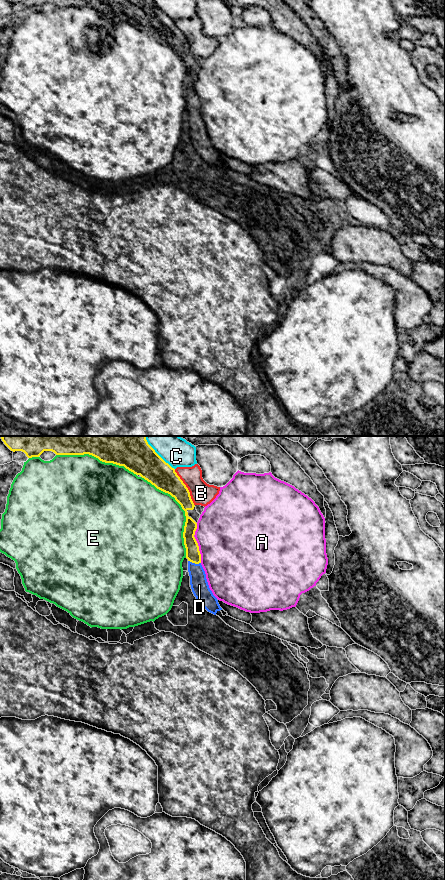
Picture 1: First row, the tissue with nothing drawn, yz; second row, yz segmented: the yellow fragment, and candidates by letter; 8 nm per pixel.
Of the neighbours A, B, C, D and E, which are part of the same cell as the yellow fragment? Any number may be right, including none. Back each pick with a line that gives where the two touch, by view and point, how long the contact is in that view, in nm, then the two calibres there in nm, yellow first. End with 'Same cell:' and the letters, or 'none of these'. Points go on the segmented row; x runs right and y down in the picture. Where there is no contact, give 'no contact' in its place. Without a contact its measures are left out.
D: contact yz (194, 562); length 110 nm; calibres 120 and 140 nm
Same cell: D

